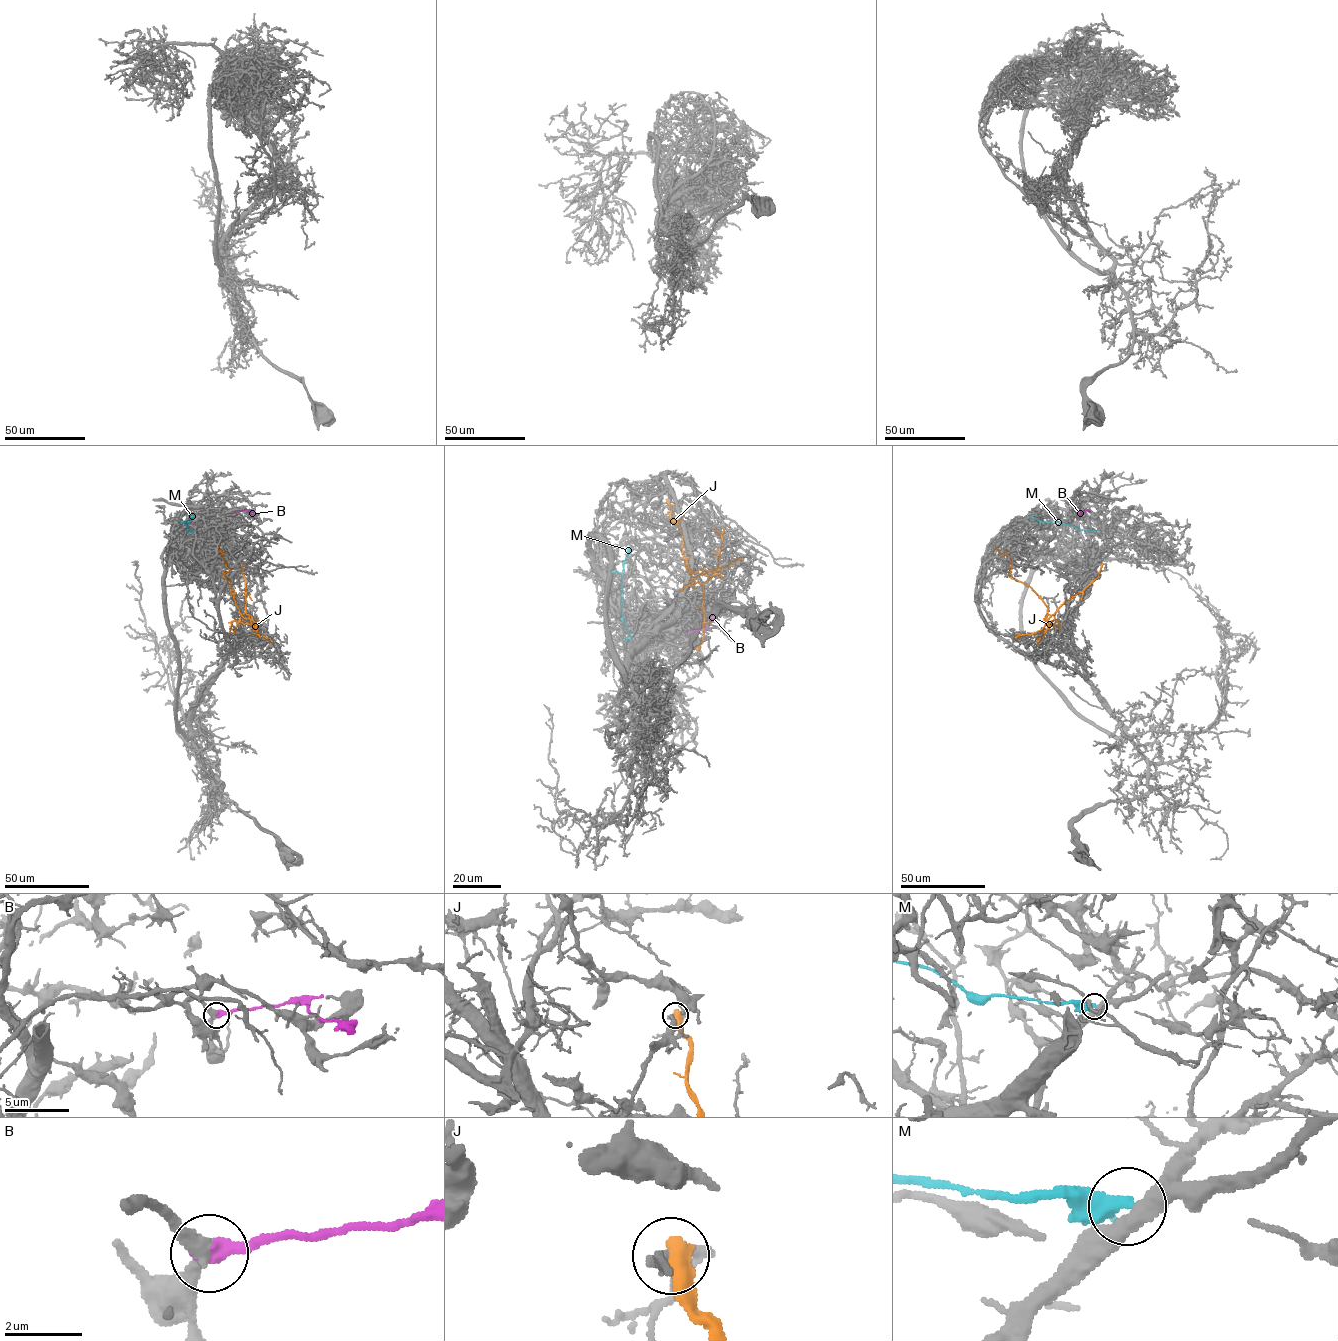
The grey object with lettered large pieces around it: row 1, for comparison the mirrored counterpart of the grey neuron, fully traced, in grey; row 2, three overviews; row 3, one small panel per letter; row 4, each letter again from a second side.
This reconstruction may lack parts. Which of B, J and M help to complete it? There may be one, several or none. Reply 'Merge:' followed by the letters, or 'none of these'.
Merge: none of these

